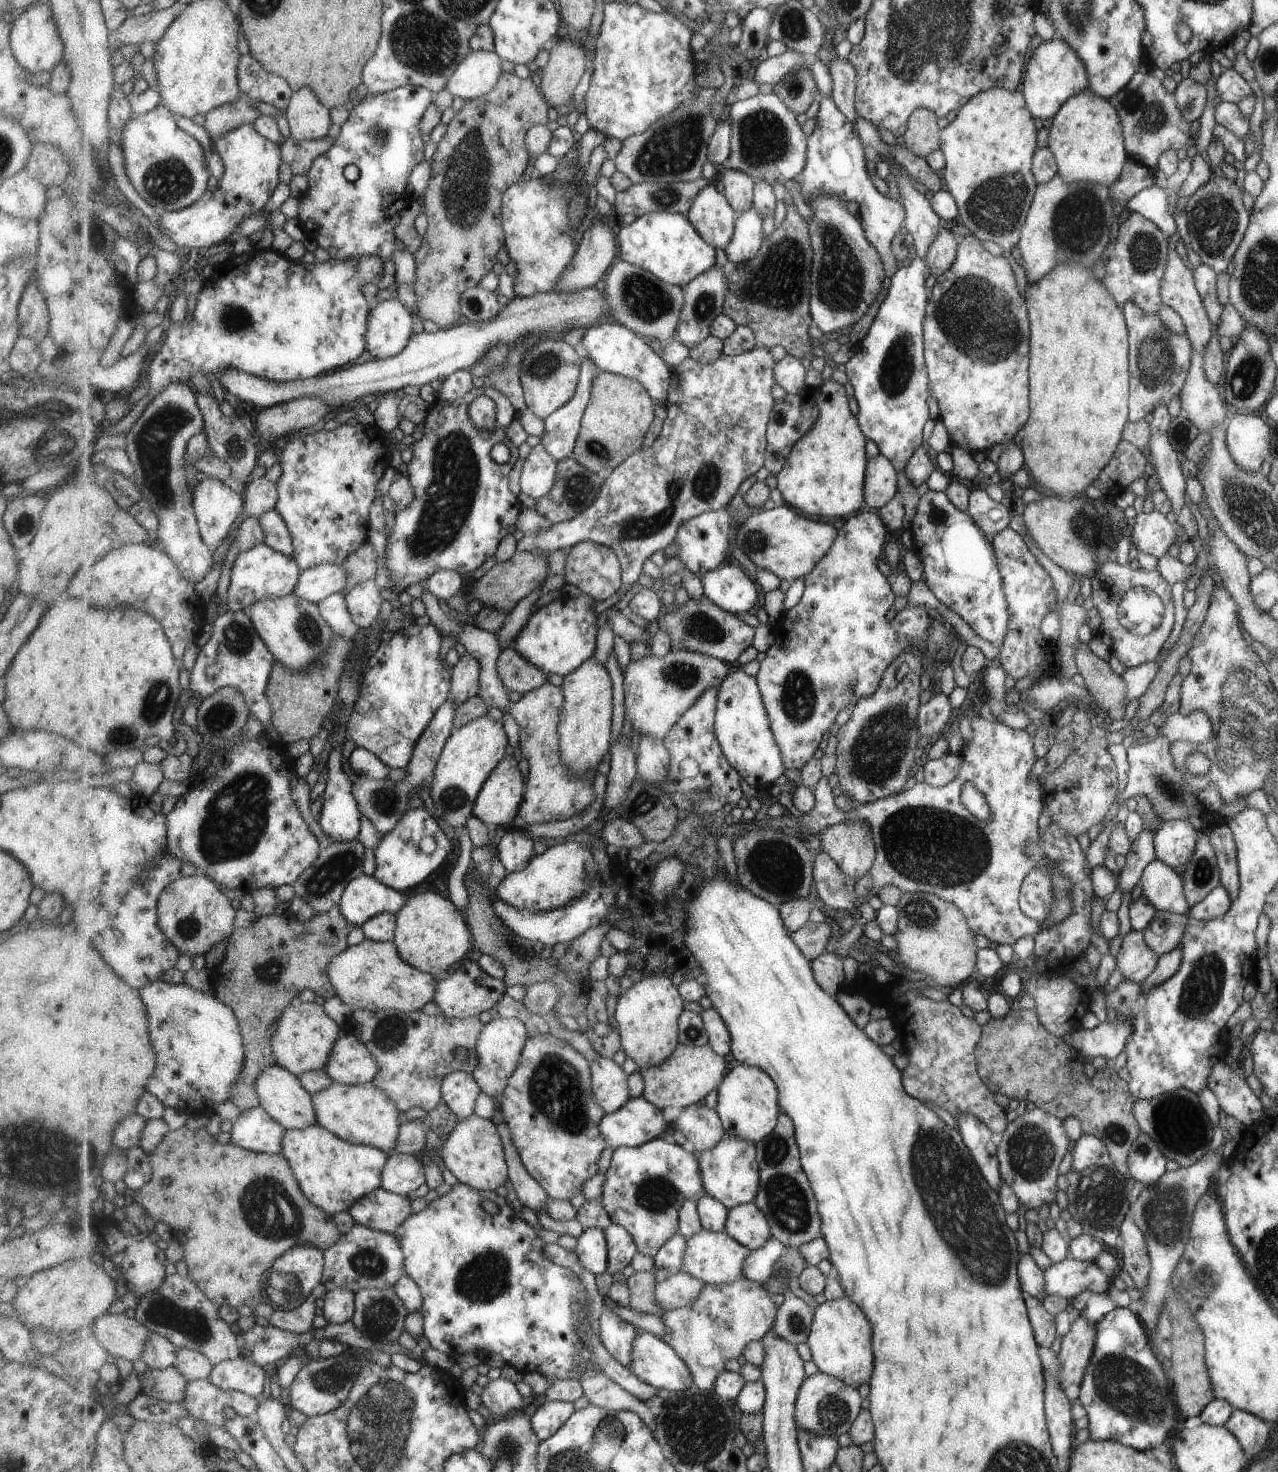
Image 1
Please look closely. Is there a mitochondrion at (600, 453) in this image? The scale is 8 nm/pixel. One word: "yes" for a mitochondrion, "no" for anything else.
yes

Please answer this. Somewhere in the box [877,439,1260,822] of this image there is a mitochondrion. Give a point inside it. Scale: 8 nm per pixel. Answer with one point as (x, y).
(1086, 525)

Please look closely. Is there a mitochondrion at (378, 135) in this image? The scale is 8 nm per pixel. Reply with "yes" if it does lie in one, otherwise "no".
yes

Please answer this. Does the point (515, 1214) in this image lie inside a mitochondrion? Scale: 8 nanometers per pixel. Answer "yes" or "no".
no

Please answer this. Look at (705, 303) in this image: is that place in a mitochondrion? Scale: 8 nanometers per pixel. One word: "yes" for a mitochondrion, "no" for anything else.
yes

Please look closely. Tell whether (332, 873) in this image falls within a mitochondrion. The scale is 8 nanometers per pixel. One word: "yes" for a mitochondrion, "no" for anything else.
yes

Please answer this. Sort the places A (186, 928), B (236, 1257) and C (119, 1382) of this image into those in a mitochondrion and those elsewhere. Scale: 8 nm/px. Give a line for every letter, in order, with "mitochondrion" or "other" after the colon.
A: mitochondrion
B: other
C: other

